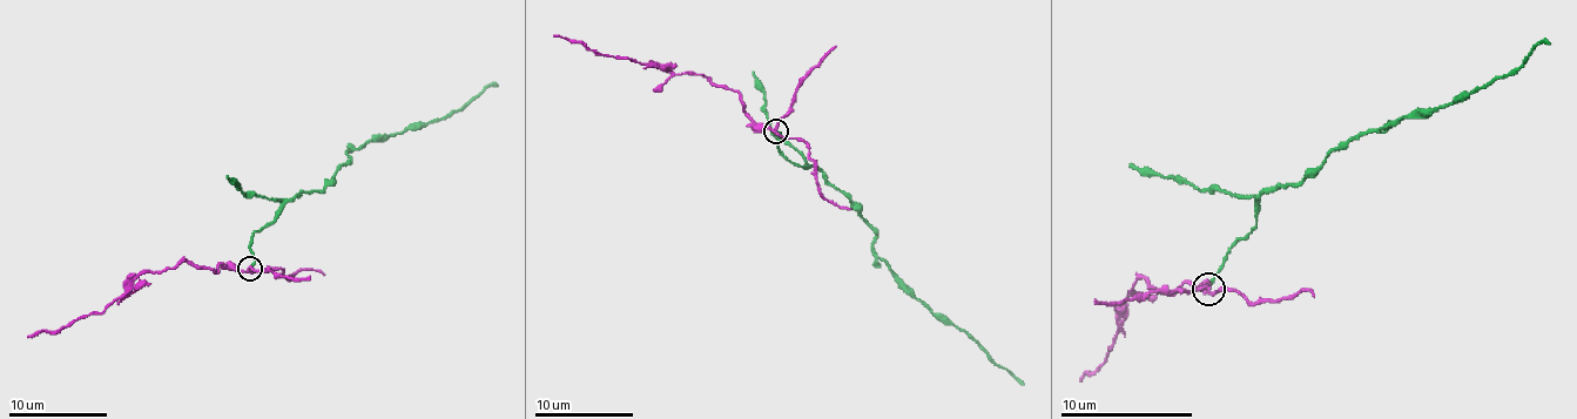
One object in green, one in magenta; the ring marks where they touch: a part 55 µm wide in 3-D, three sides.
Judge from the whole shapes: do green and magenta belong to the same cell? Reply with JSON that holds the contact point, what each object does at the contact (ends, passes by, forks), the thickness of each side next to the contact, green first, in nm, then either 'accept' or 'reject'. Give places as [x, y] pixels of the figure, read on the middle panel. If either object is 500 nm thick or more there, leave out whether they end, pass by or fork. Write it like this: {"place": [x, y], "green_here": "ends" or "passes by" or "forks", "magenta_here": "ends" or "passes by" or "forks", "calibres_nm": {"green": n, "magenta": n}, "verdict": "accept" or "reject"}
{"place": [776, 130], "green_here": "ends", "magenta_here": "forks", "calibres_nm": {"green": 160, "magenta": 180}, "verdict": "reject"}

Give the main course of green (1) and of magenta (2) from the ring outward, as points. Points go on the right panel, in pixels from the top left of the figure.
1: (1210, 290), (1252, 230), (1259, 197), (1298, 184), (1348, 137), (1423, 119), (1485, 88), (1549, 42)
2: (1210, 290), (1206, 292), (1186, 283), (1160, 292), (1140, 279), (1130, 290), (1117, 319), (1107, 359), (1080, 382)

